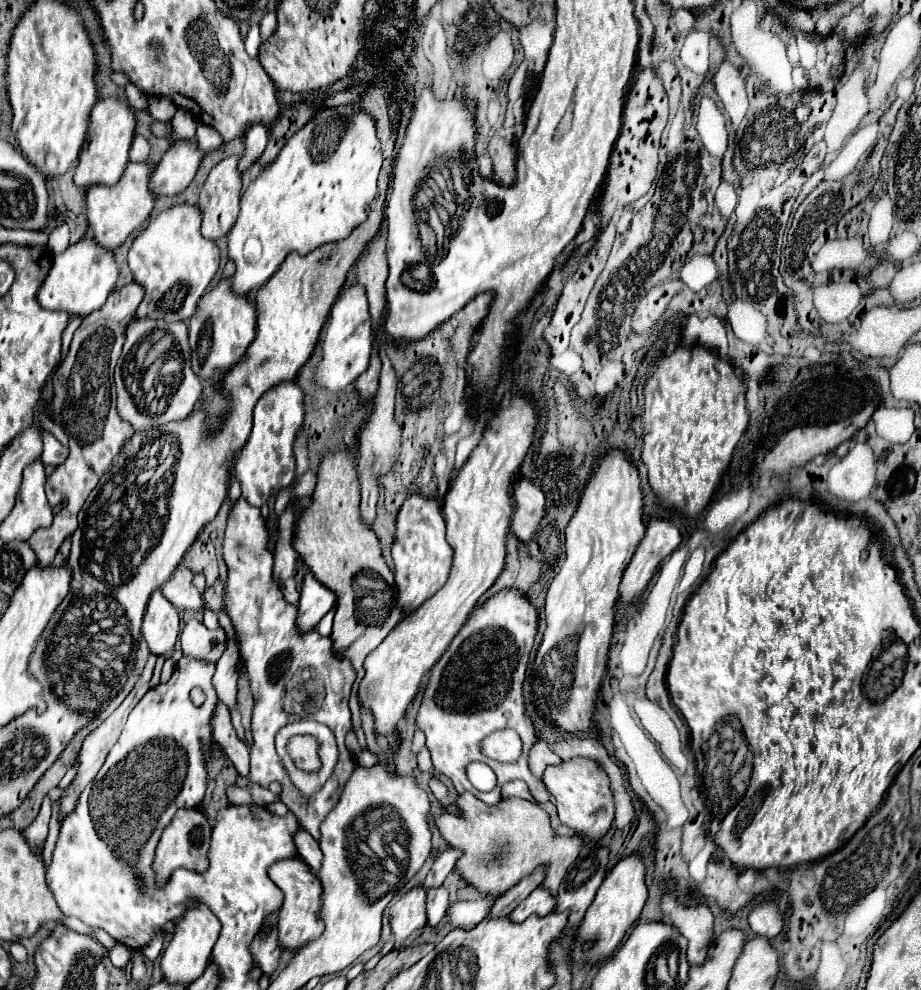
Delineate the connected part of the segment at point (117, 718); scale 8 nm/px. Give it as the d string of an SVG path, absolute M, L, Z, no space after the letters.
M150 655L150 657L148 657L148 663L146 663L146 667L144 667L144 671L142 671L142 675L140 675L140 679L138 679L138 683L136 683L134 689L130 691L130 695L122 701L122 705L120 705L100 727L96 727L96 729L84 739L82 749L80 749L80 769L78 769L78 775L76 775L76 779L74 779L72 787L68 789L68 793L62 797L62 805L60 805L62 817L66 817L66 815L74 809L74 805L76 805L76 801L78 801L78 795L80 795L80 793L84 791L84 787L96 777L96 773L98 773L100 767L104 765L104 759L106 759L108 751L112 749L112 745L114 745L116 739L120 737L120 731L122 731L122 727L124 727L124 723L126 723L126 717L128 717L128 713L132 711L134 703L138 703L138 701L142 699L142 695L150 689L150 679L152 679L152 673L154 673L154 663L156 663L156 655Z

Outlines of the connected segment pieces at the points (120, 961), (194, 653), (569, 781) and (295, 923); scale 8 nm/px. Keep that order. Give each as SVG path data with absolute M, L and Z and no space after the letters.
M116 943L116 945L114 945L114 949L110 949L108 957L110 957L110 961L112 961L112 965L114 965L114 967L124 969L124 967L126 967L126 963L128 963L128 959L130 959L130 949L128 949L128 947L124 947L124 945L120 945L120 943Z
M190 619L180 633L180 645L184 657L216 663L228 647L228 635L220 627L212 631L202 621Z
M584 757L562 761L560 765L548 765L544 771L544 783L548 791L556 797L560 821L576 833L588 835L592 839L600 839L614 821L614 797L610 789L610 779L604 773L606 771L604 767L600 767L598 761Z
M298 857L272 863L272 867L268 869L268 875L284 893L284 903L280 907L280 917L278 917L280 945L286 949L300 949L308 941L316 939L316 935L322 933L322 927L324 927L322 917L320 917L322 883L320 883L318 875Z

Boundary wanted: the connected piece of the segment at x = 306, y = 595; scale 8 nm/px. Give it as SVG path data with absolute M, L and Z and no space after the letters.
M306 569L304 575L304 589L300 593L300 603L298 603L298 619L296 625L300 631L312 631L318 621L334 607L336 595L328 591L322 583L316 581L316 577Z

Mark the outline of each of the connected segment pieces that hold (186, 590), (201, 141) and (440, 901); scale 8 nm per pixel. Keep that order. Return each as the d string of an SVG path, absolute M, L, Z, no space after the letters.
M184 563L179 565L172 577L162 586L163 595L176 607L182 609L202 609L202 601L198 597L198 589L192 580L194 574Z
M202 123L198 125L196 141L198 141L198 145L200 145L200 149L202 149L204 153L208 153L208 151L212 151L212 149L216 149L216 147L222 145L222 137L220 137L220 133L218 133L214 127L210 127L210 125L202 125Z
M444 887L428 889L426 913L428 913L428 925L430 927L436 927L440 923L440 919L446 913L446 909L448 909L448 891Z

